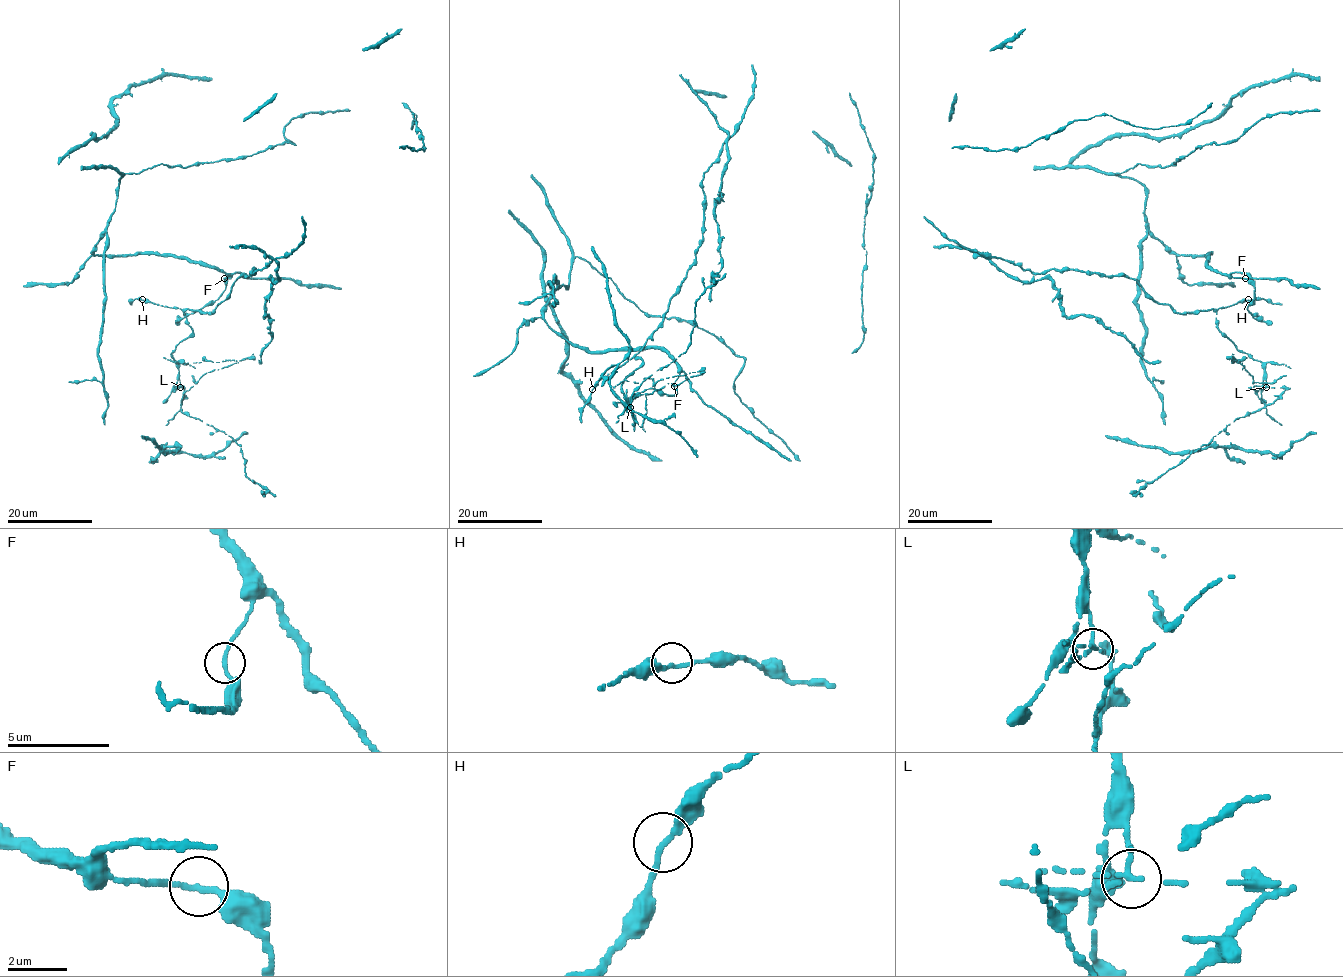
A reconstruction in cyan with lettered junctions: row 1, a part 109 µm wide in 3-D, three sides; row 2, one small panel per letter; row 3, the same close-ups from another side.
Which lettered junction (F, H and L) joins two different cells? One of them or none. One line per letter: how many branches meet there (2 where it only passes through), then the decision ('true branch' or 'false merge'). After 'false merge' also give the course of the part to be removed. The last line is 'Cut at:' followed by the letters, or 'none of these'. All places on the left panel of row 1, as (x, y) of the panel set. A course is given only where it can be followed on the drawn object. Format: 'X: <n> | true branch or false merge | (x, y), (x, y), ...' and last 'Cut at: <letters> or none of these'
F: 2 | true branch
H: 2 | true branch
L: 2 | false merge | (180, 387), (177, 386), (182, 392), (181, 410), (224, 432), (239, 444), (245, 474), (268, 491), (262, 493)
Cut at: L

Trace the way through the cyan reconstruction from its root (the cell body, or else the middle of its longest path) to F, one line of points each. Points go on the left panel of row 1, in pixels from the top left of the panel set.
F: (101, 236), (95, 255), (175, 255), (214, 265), (229, 277), (224, 278)

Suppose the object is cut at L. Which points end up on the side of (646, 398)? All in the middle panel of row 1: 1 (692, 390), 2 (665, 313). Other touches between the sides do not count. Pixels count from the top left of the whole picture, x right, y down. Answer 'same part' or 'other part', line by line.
1: other part
2: other part

